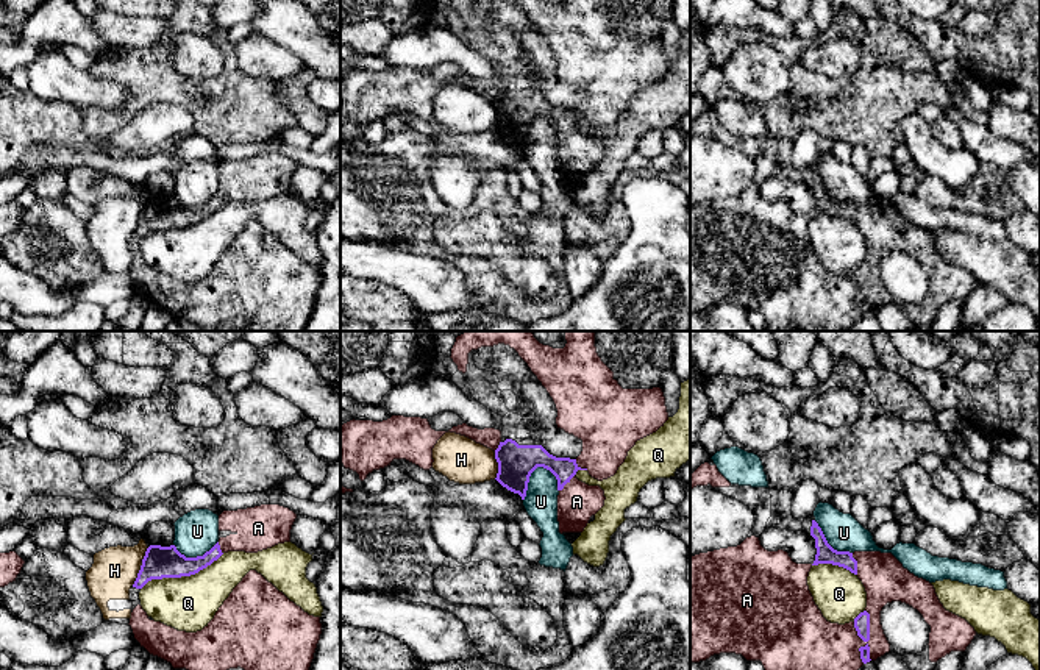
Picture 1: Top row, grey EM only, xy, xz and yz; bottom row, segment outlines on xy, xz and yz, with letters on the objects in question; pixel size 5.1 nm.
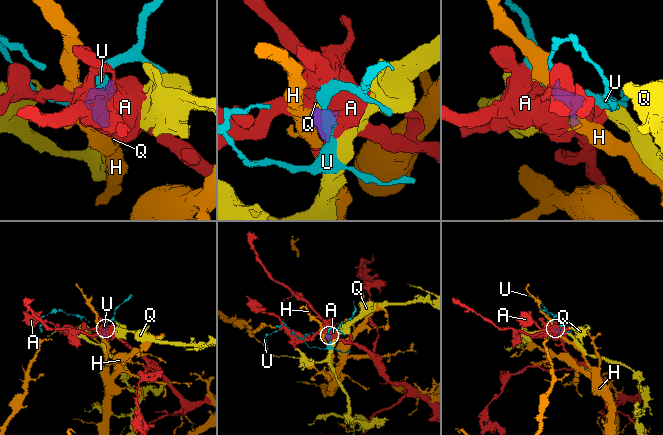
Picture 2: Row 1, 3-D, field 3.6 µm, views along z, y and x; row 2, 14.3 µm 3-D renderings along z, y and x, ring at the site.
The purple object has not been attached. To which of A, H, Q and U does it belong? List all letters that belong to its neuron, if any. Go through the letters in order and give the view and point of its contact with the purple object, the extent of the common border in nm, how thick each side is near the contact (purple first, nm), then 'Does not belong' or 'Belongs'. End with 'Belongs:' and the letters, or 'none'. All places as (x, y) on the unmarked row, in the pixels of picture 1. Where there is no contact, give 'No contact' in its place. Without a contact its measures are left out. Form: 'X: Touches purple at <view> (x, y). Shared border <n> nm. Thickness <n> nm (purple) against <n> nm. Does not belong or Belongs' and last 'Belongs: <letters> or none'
A: Touches purple at yz (869, 288). Shared border 280 nm. Thickness 80 nm (purple) against 320 nm. Belongs
H: Touches purple at xy (141, 216). Shared border 220 nm. Thickness 160 nm (purple) against 240 nm. Does not belong
Q: Touches purple at xy (181, 225). Shared border 480 nm. Thickness 160 nm (purple) against 280 nm. Does not belong
U: Touches purple at xz (530, 125). Shared border 220 nm. Thickness 190 nm (purple) against 170 nm. Does not belong
Belongs: A

